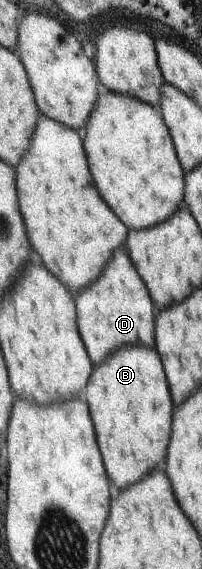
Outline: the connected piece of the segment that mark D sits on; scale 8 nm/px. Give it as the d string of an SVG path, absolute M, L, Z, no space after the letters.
M125 247L115 252L113 260L103 270L99 280L83 288L74 299L78 312L79 332L82 333L87 352L90 353L95 365L101 366L105 360L109 360L110 356L125 346L156 348L158 311L146 281L138 273L138 268L135 268L134 261Z

